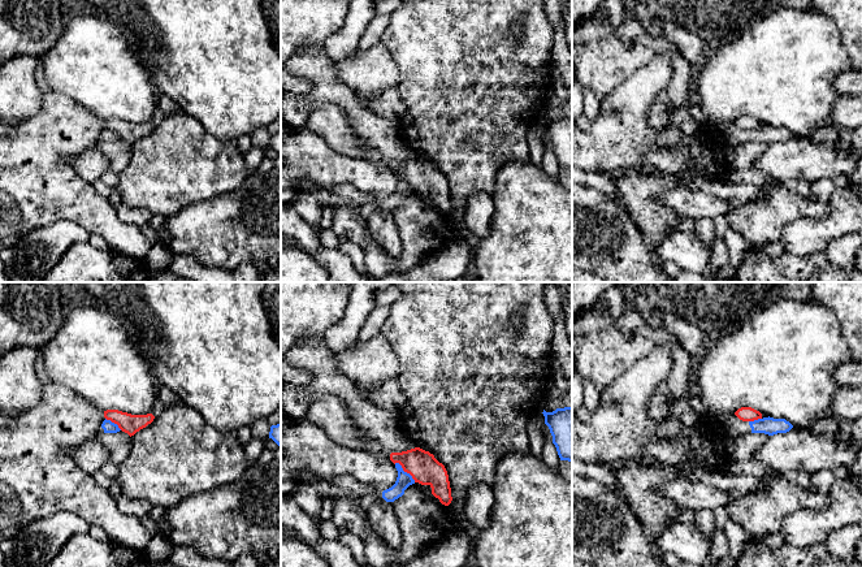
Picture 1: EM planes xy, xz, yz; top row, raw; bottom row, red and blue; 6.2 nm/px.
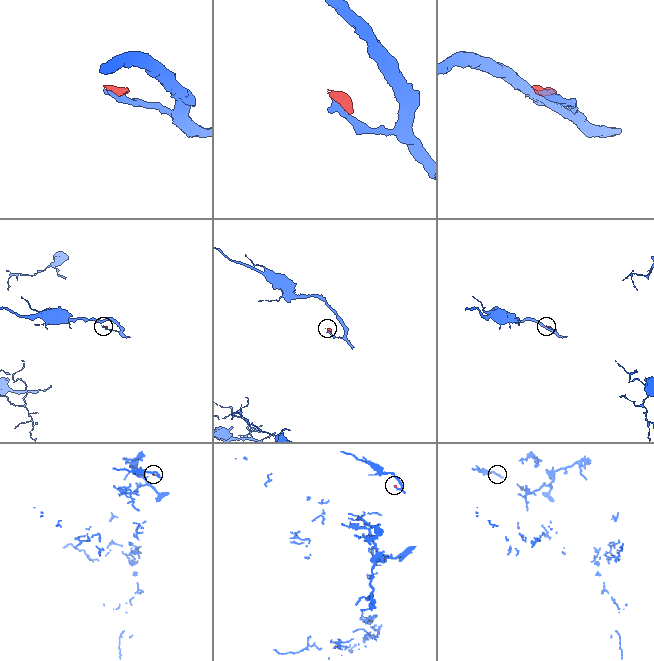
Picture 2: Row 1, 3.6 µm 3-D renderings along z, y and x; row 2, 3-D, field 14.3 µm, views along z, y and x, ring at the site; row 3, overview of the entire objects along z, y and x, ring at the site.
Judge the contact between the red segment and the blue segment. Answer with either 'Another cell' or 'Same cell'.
Another cell

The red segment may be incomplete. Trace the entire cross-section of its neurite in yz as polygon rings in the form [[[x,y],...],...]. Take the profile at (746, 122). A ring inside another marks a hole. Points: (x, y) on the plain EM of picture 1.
[[[741,116],[735,124],[742,130],[754,130],[762,127],[762,122],[751,116]]]

